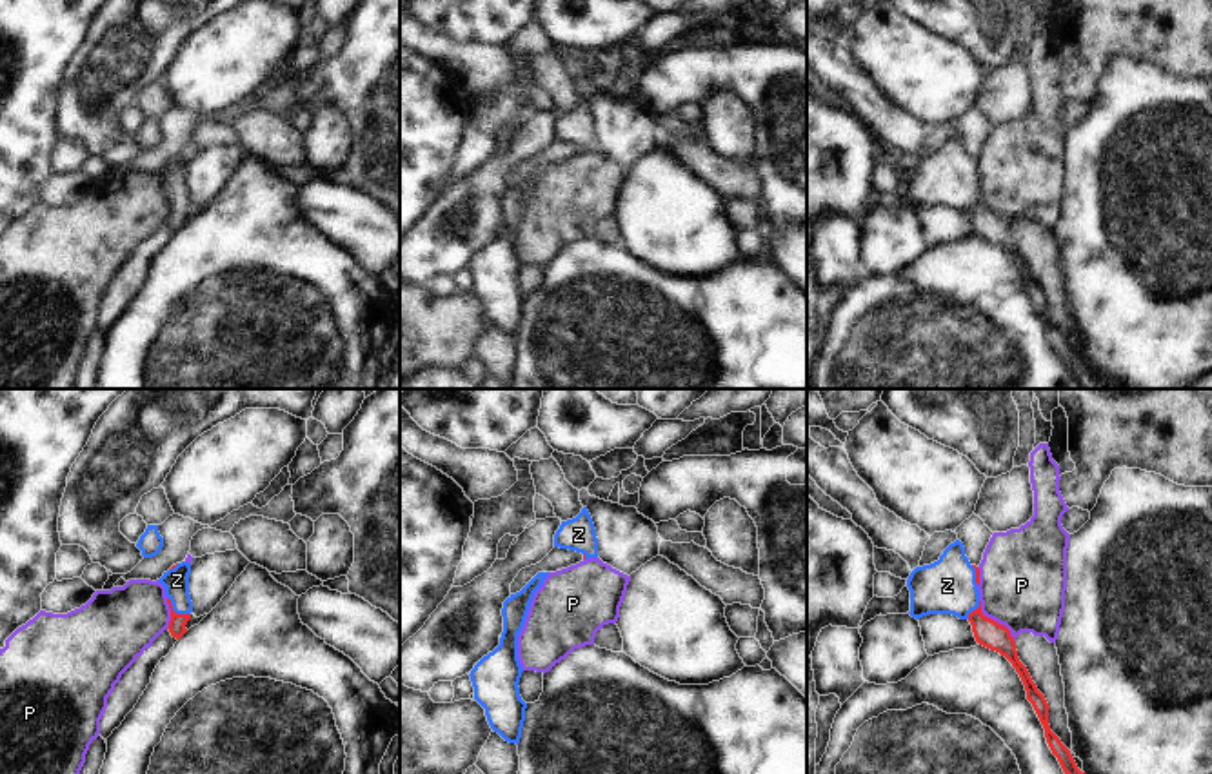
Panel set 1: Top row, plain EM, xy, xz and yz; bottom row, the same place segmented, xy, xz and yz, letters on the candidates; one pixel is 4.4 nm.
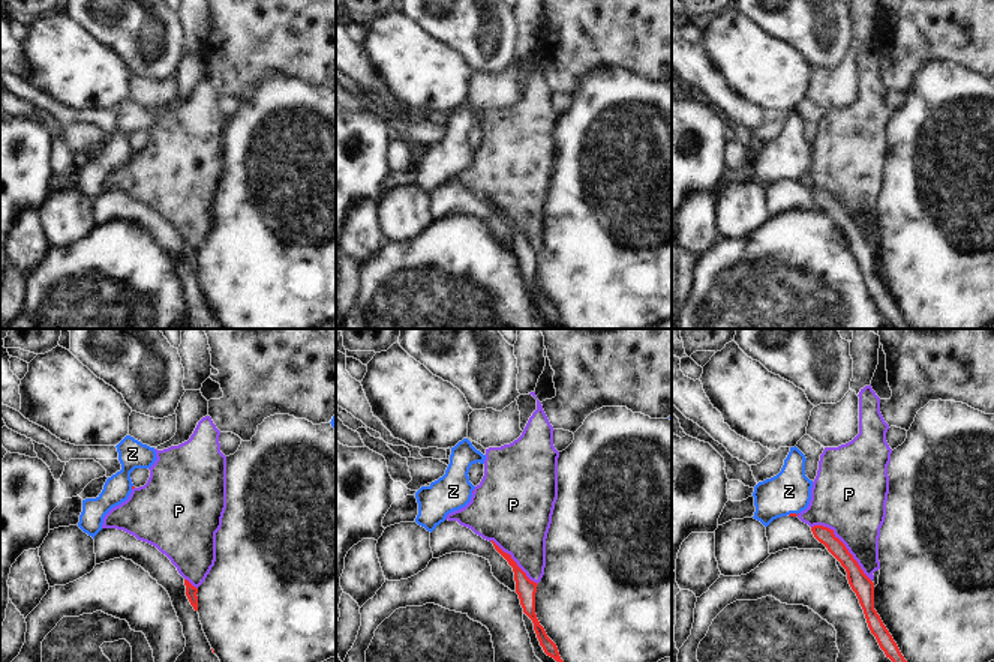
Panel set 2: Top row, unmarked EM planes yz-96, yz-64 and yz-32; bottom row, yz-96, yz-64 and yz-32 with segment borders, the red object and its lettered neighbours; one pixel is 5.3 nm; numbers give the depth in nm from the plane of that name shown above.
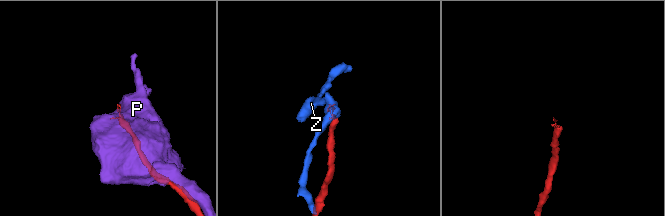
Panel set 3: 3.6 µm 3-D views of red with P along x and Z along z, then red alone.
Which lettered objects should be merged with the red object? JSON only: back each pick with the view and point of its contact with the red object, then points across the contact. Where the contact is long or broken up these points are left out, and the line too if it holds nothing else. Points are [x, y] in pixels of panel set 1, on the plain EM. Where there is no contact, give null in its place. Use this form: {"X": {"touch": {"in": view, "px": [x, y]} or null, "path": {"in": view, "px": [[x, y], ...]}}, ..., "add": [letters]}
{"Z": {"touch": {"in": "xy", "px": [173, 204]}, "path": {"in": "xy", "px": [[177, 218], [173, 204], [177, 173]]}}, "add": ["Z"]}

